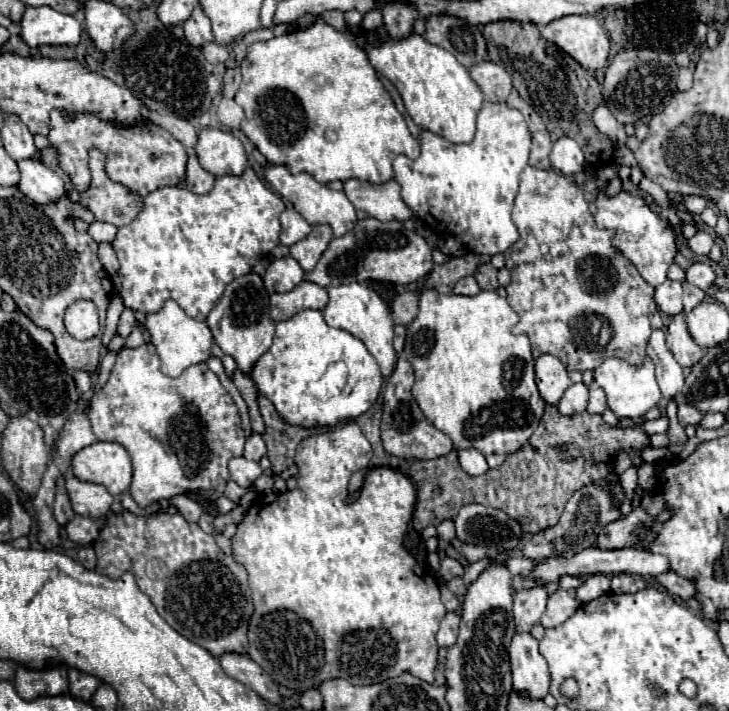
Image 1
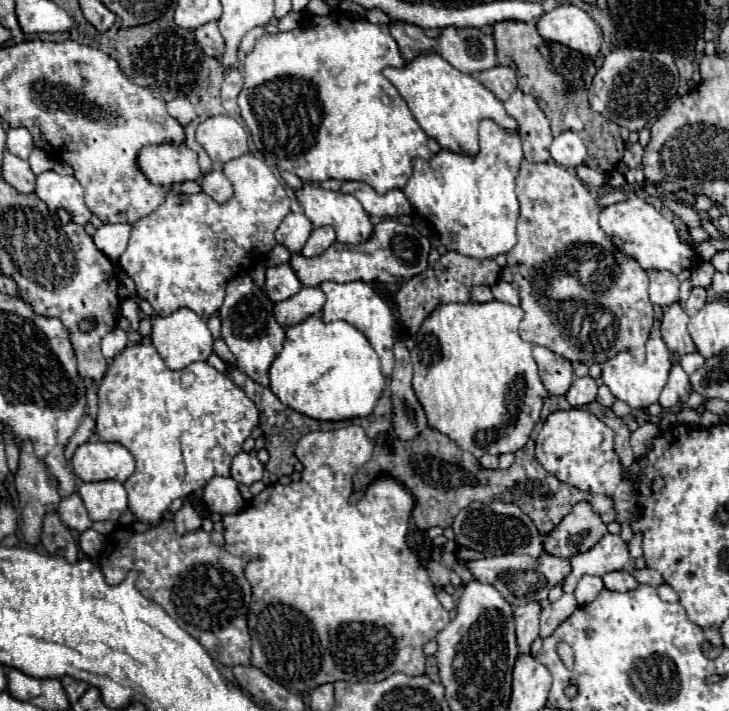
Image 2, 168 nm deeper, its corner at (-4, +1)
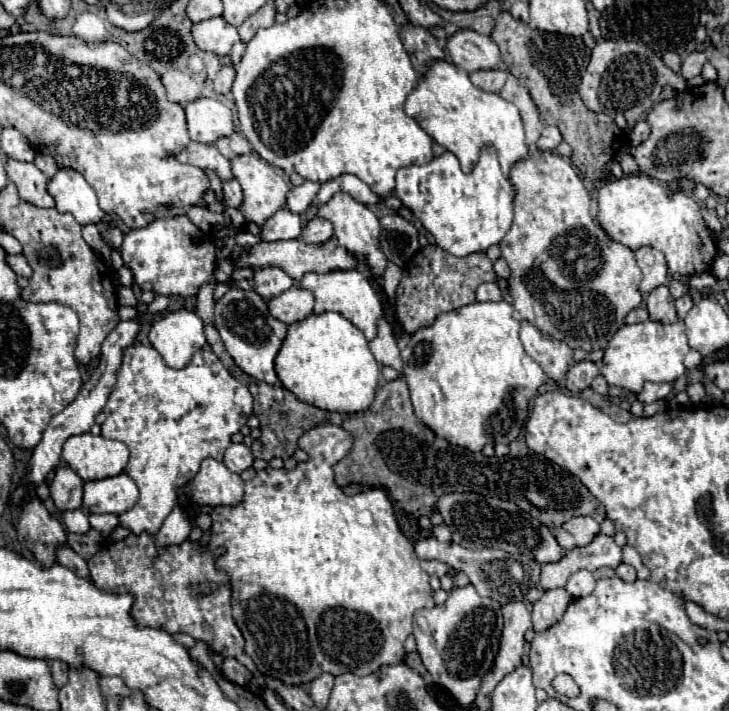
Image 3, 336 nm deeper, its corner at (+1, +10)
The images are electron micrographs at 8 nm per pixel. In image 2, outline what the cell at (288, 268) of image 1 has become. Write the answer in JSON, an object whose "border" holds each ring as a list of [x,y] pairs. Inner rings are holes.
{"border":[[[282,264],[266,270],[266,294],[272,302],[282,302],[294,296],[300,288],[302,284],[296,278],[290,264]]]}

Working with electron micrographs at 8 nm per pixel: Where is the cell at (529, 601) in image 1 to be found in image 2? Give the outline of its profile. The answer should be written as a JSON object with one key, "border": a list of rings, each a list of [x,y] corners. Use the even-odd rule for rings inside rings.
{"border":[[[536,602],[518,606],[514,610],[514,624],[516,624],[516,642],[518,642],[518,652],[528,654],[530,644],[538,638],[538,616],[540,616],[540,606]]]}

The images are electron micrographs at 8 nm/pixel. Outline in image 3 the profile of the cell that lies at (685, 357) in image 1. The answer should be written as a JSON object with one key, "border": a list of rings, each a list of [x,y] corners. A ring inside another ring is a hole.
{"border":[[[661,285],[661,287],[653,289],[653,293],[649,293],[647,311],[649,311],[651,321],[657,321],[657,323],[671,325],[671,323],[679,321],[677,309],[675,309],[675,299],[671,297],[671,293],[665,285]]]}

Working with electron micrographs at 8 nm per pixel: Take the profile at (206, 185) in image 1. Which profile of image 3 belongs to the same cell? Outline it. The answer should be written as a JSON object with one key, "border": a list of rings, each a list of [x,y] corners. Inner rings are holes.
{"border":[[[235,179],[223,181],[223,203],[227,207],[237,207],[241,203],[241,187]]]}

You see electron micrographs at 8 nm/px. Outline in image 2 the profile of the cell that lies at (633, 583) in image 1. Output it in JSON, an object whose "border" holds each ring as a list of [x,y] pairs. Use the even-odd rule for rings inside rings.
{"border":[[[624,570],[620,572],[608,572],[602,576],[604,580],[604,586],[608,590],[614,590],[614,592],[628,592],[628,590],[634,590],[636,588],[636,578]]]}

